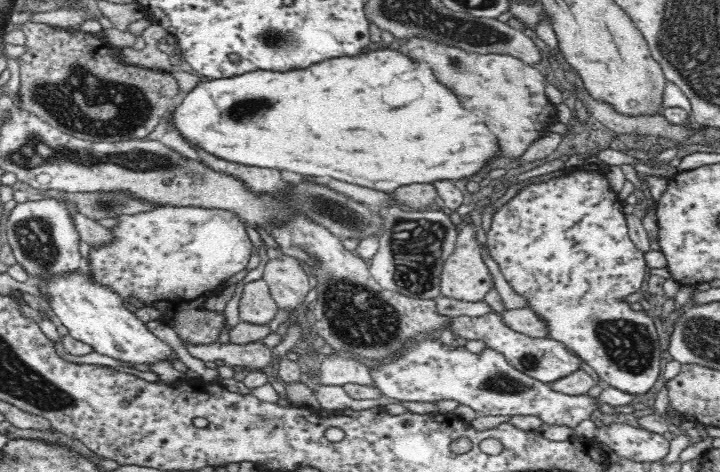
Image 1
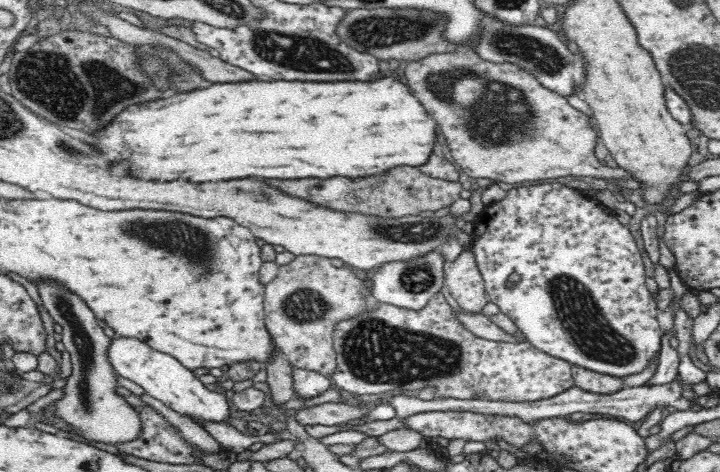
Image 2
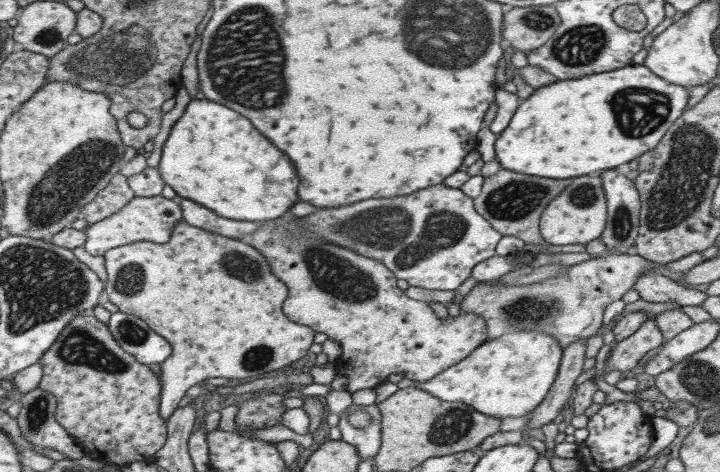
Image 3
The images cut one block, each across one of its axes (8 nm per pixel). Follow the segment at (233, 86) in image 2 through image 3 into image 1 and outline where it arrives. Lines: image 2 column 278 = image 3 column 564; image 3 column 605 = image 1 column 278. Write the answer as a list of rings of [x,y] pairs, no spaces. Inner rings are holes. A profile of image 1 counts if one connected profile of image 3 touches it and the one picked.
[[[380,48],[361,52],[358,55],[341,56],[320,61],[314,66],[302,68],[302,70],[289,70],[284,72],[276,71],[252,71],[233,77],[220,77],[210,81],[202,81],[197,87],[190,91],[183,99],[179,108],[173,109],[173,120],[179,133],[190,143],[202,146],[214,156],[220,156],[228,162],[238,162],[246,166],[260,166],[260,168],[278,168],[308,176],[330,176],[342,182],[368,186],[372,190],[380,190],[386,194],[394,194],[396,188],[406,184],[430,184],[438,180],[462,180],[468,176],[474,176],[482,170],[482,166],[490,164],[496,156],[500,156],[500,144],[496,144],[496,138],[488,130],[488,126],[478,120],[478,116],[472,110],[466,110],[460,102],[460,96],[438,82],[432,68],[426,62],[414,62],[410,56],[392,50],[392,48]]]

